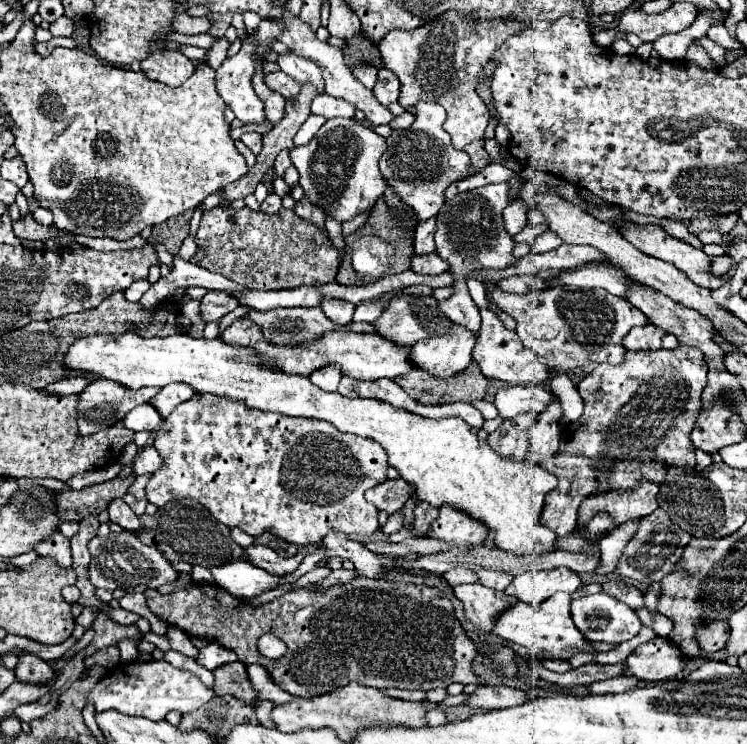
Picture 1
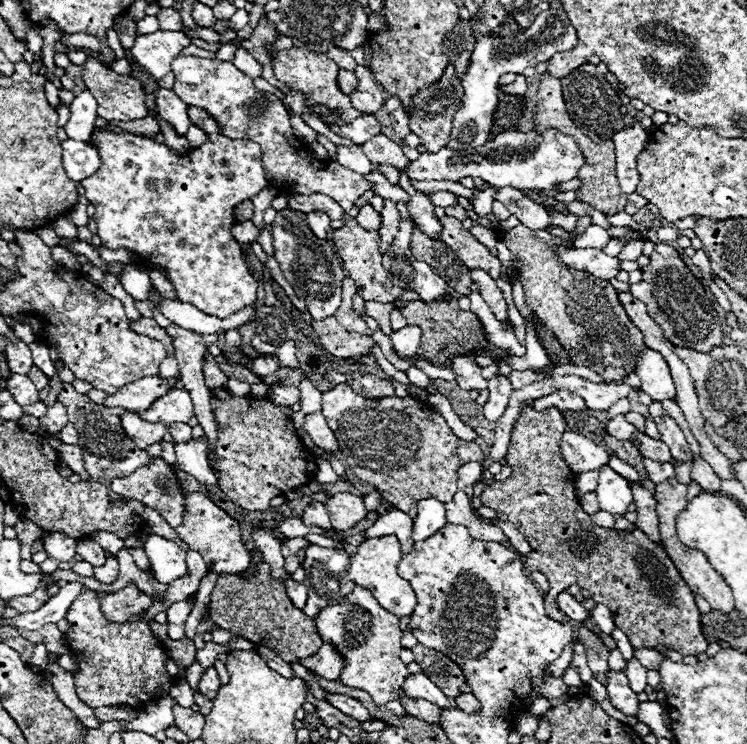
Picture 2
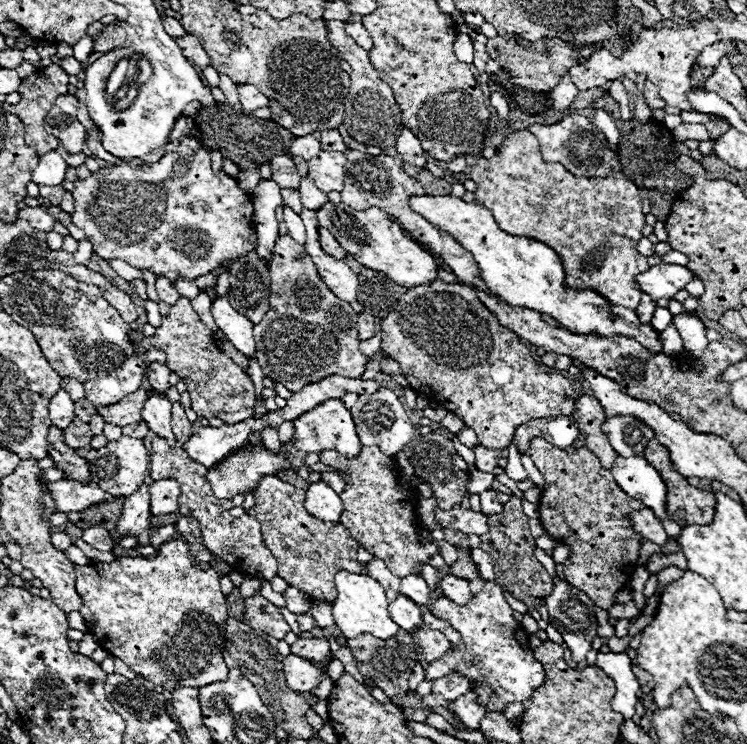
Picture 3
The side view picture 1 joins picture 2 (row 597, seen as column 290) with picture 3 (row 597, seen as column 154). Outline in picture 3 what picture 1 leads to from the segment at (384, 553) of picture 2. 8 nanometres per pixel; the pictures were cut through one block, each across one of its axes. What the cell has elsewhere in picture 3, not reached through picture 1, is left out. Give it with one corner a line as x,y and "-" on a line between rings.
340,570
336,574
336,590
338,590
338,596
332,602
332,616
334,616
336,626
346,638
360,636
362,632
366,632
382,640
388,640
390,636
398,632
398,624
388,614
388,598
384,594
384,588
374,578
366,574
354,574
348,570

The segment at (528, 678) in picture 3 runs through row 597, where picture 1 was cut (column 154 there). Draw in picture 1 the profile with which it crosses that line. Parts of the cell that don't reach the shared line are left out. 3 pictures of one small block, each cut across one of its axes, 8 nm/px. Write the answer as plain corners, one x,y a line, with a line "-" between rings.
196,394
176,406
162,422
154,448
164,456
164,464
146,486
146,498
156,506
164,506
174,498
198,498
228,528
236,526
254,538
272,532
300,546
320,542
330,528
360,536
370,536
378,528
378,508
364,498
364,492
386,480
386,452
370,438
334,430
330,422
292,418
254,410
244,402
230,402
230,398

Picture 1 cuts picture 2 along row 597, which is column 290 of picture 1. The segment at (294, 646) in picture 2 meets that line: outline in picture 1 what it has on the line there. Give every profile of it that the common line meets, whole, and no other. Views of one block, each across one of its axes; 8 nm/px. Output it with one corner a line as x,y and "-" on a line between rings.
214,206
204,212
196,232
196,244
206,250
202,268
218,272
254,290
284,290
304,284
326,284
336,278
340,254
326,232
302,220
294,210
282,208
278,214
256,212
250,208
234,210

